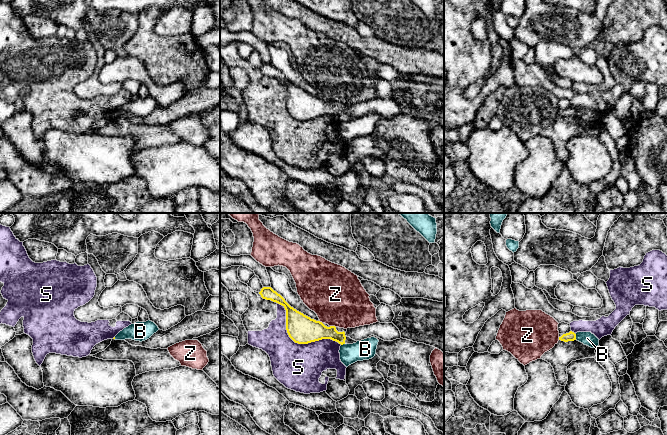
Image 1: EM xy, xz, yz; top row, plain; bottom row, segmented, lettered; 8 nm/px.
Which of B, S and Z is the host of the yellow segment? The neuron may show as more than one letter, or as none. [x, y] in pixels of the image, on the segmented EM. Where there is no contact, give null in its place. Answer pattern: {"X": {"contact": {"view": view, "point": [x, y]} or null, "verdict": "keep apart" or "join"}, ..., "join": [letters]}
{"B": {"contact": {"view": "yz", "point": [575, 336]}, "verdict": "keep apart"}, "S": {"contact": {"view": "xz", "point": [297, 342]}, "verdict": "keep apart"}, "Z": {"contact": {"view": "xz", "point": [333, 326]}, "verdict": "keep apart"}, "join": []}

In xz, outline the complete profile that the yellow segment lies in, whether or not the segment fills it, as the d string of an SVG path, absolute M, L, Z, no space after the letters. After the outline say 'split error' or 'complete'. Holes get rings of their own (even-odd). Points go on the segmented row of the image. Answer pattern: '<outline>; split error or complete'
M263 287L261 297L282 305L286 310L286 330L289 337L298 344L308 344L322 339L331 339L339 344L353 344L357 341L347 337L347 329L327 327L322 322L311 319L291 307L285 299L271 287Z; split error

